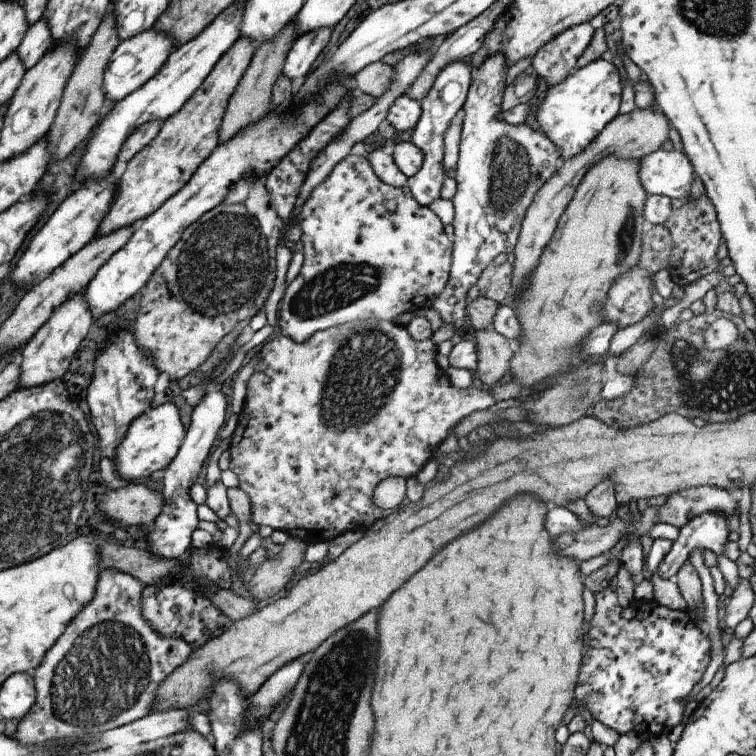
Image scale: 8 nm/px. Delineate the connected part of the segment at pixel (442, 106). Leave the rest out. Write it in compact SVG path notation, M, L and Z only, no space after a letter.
M457 60L451 62L435 76L435 81L427 95L420 101L421 116L418 123L411 131L410 142L421 150L423 154L422 166L406 181L406 188L411 197L419 206L427 207L433 200L439 198L439 191L445 180L445 171L442 166L442 151L444 144L442 138L449 121L458 110L460 110L466 100L470 84L470 73L472 66L467 60Z

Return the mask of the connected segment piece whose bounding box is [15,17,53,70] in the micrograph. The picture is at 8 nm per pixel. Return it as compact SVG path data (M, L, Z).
M41 17L27 27L15 51L17 51L23 66L27 70L31 68L52 45L48 22Z

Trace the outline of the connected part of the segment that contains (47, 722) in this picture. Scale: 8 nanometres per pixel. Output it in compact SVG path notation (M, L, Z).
M113 568L101 569L91 602L83 606L83 610L79 610L75 618L71 618L63 634L57 638L57 644L53 644L45 652L39 666L31 671L35 702L30 711L19 720L12 738L21 744L25 742L39 745L41 742L59 739L64 741L67 738L86 738L91 734L134 722L151 713L157 686L175 668L187 662L187 656L191 654L192 649L181 638L159 636L159 632L153 630L151 624L141 616L139 602L143 588L143 584L129 574Z

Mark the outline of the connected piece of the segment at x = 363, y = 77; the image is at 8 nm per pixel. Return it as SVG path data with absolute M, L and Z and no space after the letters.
M383 62L367 64L353 76L356 92L369 94L369 96L373 96L373 99L379 98L383 94L383 90L389 88L389 84L393 80L391 74L393 74L393 67L383 64Z

